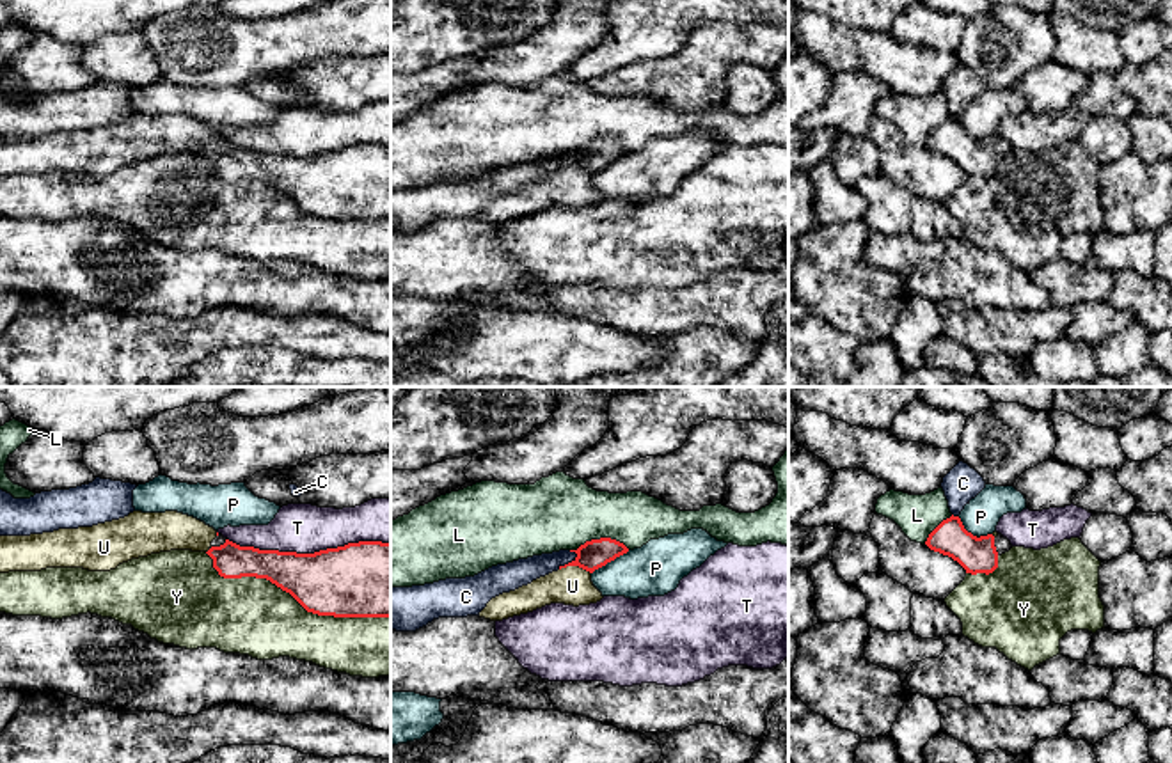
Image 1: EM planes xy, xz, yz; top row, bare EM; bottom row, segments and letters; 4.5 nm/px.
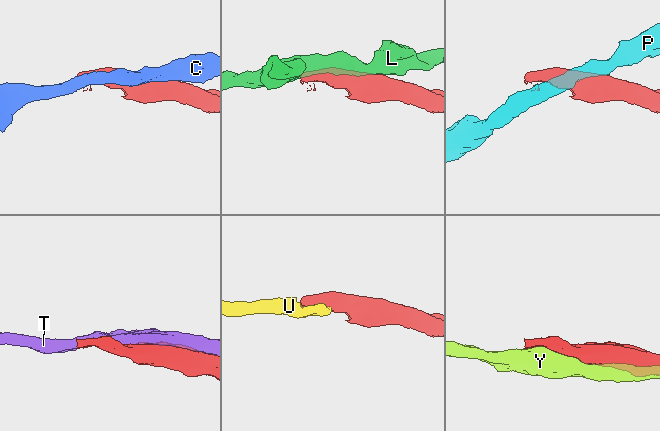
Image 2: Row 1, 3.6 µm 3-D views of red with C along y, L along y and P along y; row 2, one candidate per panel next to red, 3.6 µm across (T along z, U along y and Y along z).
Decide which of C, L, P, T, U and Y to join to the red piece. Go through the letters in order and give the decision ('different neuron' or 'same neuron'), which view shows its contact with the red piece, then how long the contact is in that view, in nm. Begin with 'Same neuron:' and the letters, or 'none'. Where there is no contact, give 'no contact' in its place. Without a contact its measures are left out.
Same neuron: U
C: different neuron; meets red in xz; contact 120 nm long
L: different neuron; meets red in xz; contact 280 nm long
P: different neuron; meets red in yz; contact 180 nm long
T: different neuron; meets red in xy; contact 750 nm long
U: same neuron; meets red in xz; contact 150 nm long
Y: different neuron; meets red in xy; contact 900 nm long

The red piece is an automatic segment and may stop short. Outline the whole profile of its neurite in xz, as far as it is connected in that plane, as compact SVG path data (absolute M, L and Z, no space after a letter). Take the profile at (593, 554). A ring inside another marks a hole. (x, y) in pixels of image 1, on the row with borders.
M600 538L586 541L570 552L577 554L572 562L559 566L558 571L540 577L527 586L492 598L479 612L479 617L503 621L550 603L574 607L597 603L604 596L593 586L591 573L627 554L629 548L616 539Z

